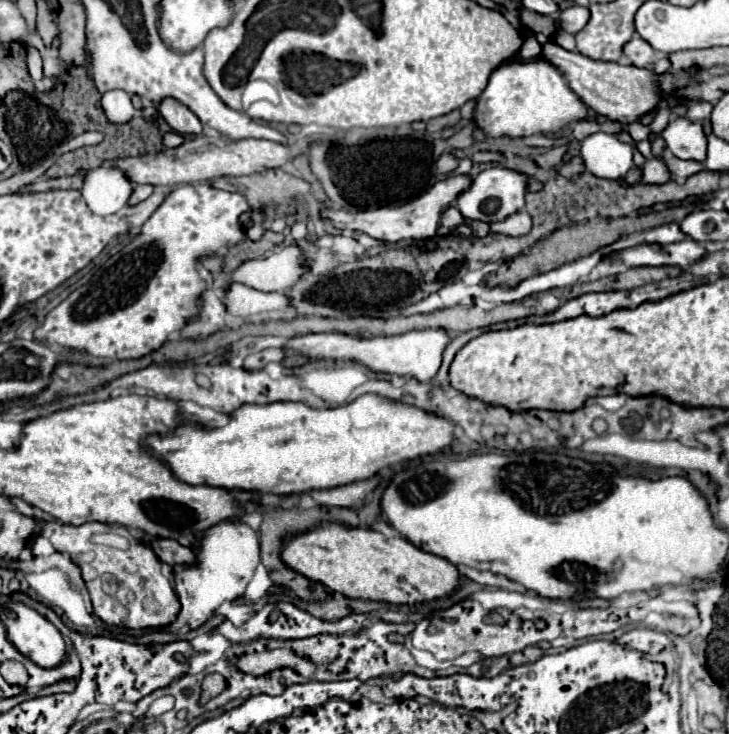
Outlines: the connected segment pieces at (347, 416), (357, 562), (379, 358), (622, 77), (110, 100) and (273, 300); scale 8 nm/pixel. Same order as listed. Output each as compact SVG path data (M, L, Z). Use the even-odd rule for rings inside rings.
M365 394L351 404L329 410L315 410L301 402L273 402L265 406L245 404L231 414L229 424L223 428L181 426L175 434L147 438L149 448L167 462L179 480L187 484L207 484L263 494L303 494L309 490L337 488L337 484L351 484L353 480L367 480L395 462L435 454L437 450L449 448L451 442L453 422L403 402L389 402L377 394Z
M321 524L301 536L287 538L281 558L289 568L297 570L309 580L321 582L333 592L339 592L347 598L359 598L359 600L379 600L387 604L421 604L421 602L431 602L431 600L449 596L461 586L461 574L457 566L451 564L449 560L423 552L421 548L413 546L409 540L401 536L387 538L381 532L375 532L369 528L345 528L341 524Z
M413 330L401 336L375 336L357 338L345 334L307 334L291 338L283 348L295 350L307 360L353 360L367 366L373 372L397 374L403 378L417 378L419 382L429 382L435 378L445 346L449 344L449 334L445 330Z
M547 42L541 46L541 56L545 56L545 60L549 60L549 64L553 64L563 78L567 80L569 88L599 116L605 116L613 122L621 122L623 126L631 124L631 122L639 122L645 114L651 114L661 98L673 98L675 102L687 104L687 100L677 98L677 90L683 90L691 84L691 80L695 80L699 68L687 68L681 70L679 74L673 72L665 72L665 74L655 74L653 70L647 68L637 68L633 64L617 64L617 62L597 62L597 60L589 60L587 56L581 56L579 52L567 52L563 50L559 44L555 42Z
M111 90L101 96L101 108L109 122L125 124L135 116L135 108L131 104L131 96L123 90Z
M233 284L225 292L225 304L229 314L237 318L247 318L253 314L265 314L265 312L281 312L285 316L295 314L295 310L289 306L289 298L279 292L259 292L255 288L243 286L243 284Z

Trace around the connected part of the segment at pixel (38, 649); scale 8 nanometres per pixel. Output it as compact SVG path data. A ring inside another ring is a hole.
M11 602L7 612L11 616L1 614L1 620L3 620L5 628L7 628L9 640L17 646L17 650L23 656L27 656L31 662L35 662L41 668L55 668L55 666L59 666L59 664L63 664L67 660L67 644L65 644L61 632L49 620L45 620L33 608L25 606L25 604L17 604L17 602Z

